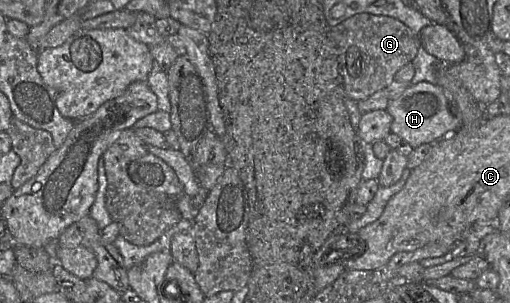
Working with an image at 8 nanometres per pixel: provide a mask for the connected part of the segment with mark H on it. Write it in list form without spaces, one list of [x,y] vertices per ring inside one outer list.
[[[426,81],[411,84],[398,98],[390,100],[386,110],[392,116],[391,132],[416,148],[424,143],[433,144],[460,127],[459,120],[450,110],[443,88]]]

